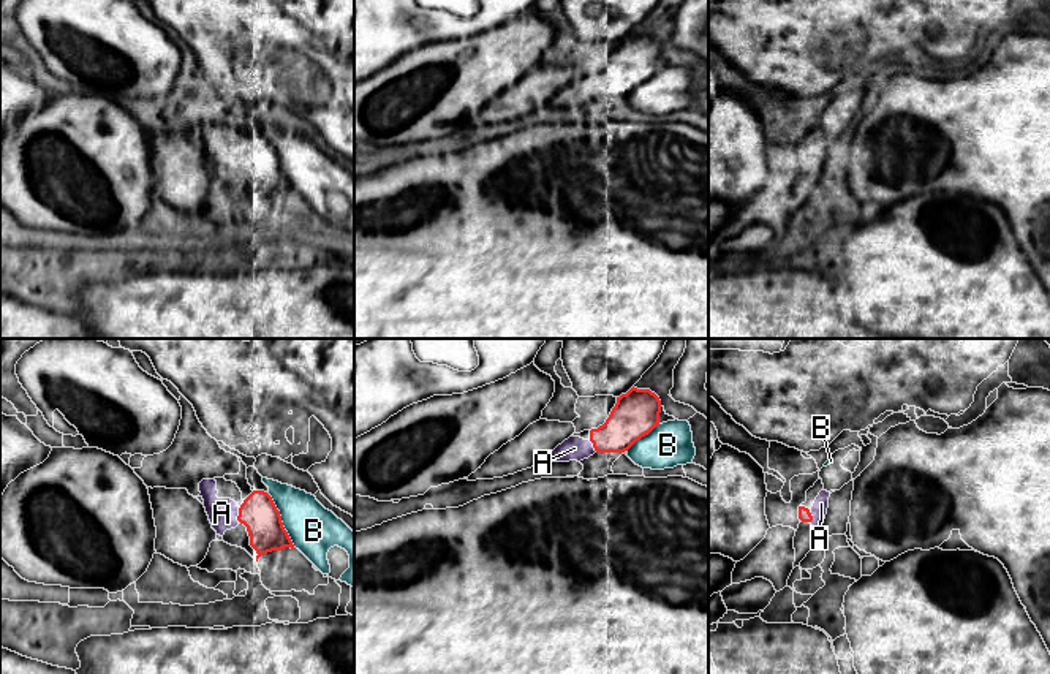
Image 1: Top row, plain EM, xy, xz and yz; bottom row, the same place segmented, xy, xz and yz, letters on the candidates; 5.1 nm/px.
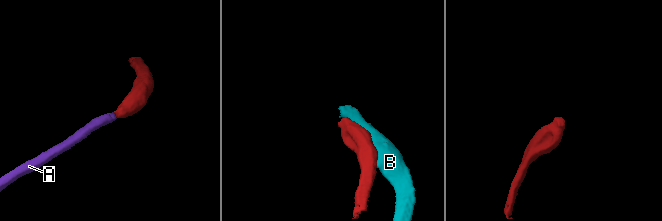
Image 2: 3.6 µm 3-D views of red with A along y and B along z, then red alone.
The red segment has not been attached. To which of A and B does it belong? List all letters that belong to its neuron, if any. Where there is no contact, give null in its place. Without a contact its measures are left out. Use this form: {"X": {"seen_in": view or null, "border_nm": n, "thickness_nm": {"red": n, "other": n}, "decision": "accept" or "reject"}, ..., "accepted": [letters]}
{"A": {"seen_in": "xy", "border_nm": 70, "thickness_nm": {"red": 190, "other": 150}, "decision": "accept"}, "B": {"seen_in": "xy", "border_nm": 320, "thickness_nm": {"red": 190, "other": 240}, "decision": "reject"}, "accepted": ["A"]}

